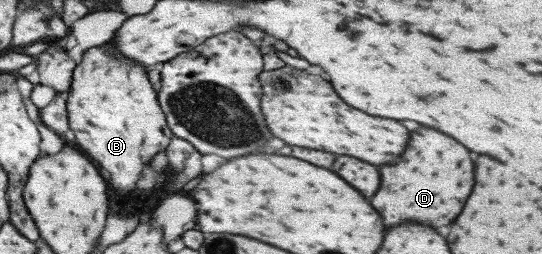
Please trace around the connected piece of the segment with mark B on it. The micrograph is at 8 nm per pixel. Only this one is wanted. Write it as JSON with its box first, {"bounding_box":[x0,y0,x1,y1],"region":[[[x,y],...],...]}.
{"bounding_box":[35,39,172,194],"region":[[[54,39],[49,41],[49,46],[43,52],[35,56],[35,61],[39,82],[53,88],[56,94],[66,93],[69,138],[75,140],[81,152],[85,152],[85,156],[93,160],[99,170],[107,172],[109,176],[103,178],[111,188],[121,194],[135,189],[142,165],[148,164],[143,162],[151,161],[153,155],[164,152],[172,137],[157,100],[157,91],[151,87],[145,67],[125,58],[115,47],[110,47],[109,43],[84,50],[79,62],[75,63],[63,48],[55,46]]]}

